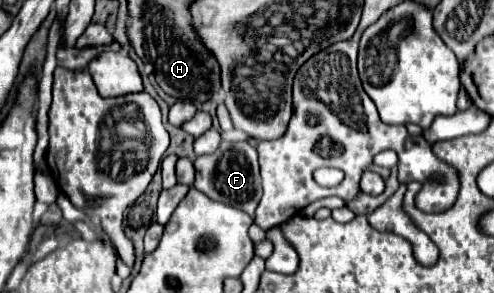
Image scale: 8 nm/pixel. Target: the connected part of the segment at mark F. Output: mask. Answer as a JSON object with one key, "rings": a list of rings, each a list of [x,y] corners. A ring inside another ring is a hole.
{"rings":[[[221,142],[217,152],[209,156],[197,156],[193,162],[195,166],[195,188],[201,190],[211,200],[223,202],[227,206],[235,206],[255,218],[255,208],[261,200],[261,178],[259,178],[259,164],[257,152],[247,142]]]}

